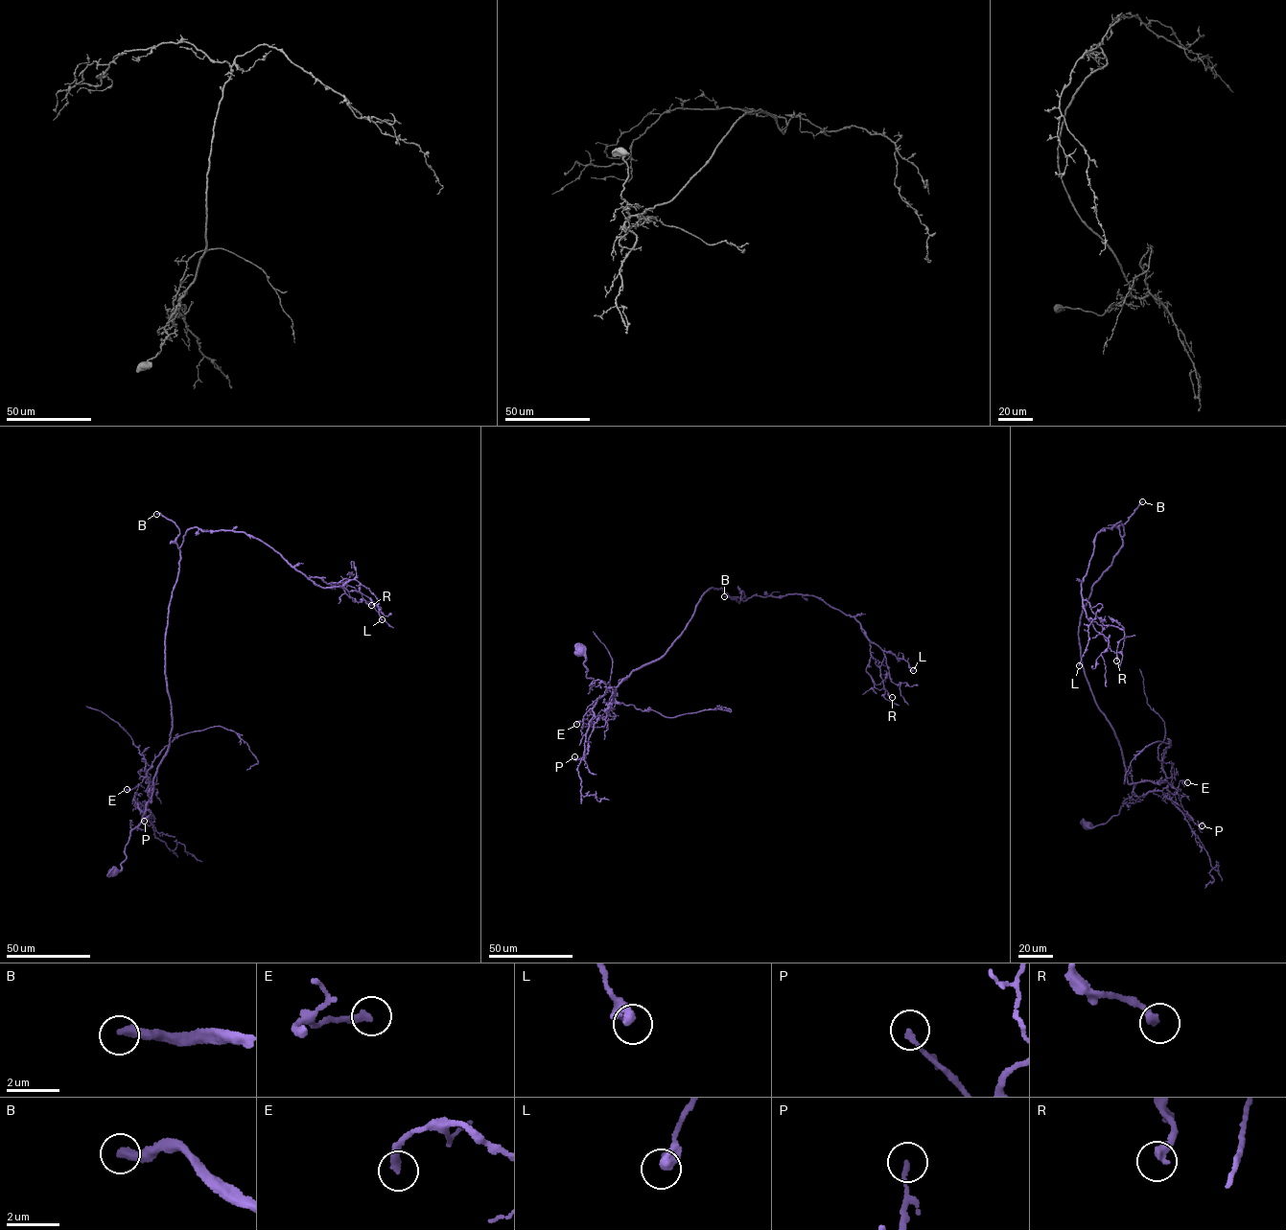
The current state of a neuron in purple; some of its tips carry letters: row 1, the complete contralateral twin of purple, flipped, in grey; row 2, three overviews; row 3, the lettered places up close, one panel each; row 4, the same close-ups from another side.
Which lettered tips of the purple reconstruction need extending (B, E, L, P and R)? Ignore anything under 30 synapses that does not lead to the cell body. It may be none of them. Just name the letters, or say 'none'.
B

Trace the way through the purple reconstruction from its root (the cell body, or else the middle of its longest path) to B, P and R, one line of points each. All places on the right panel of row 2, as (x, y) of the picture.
B: (1087, 825), (1116, 816), (1134, 784), (1086, 676), (1080, 617), (1093, 584), (1121, 547), (1119, 526), (1142, 501)
P: (1087, 825), (1104, 824), (1133, 795), (1160, 791), (1186, 811), (1201, 832), (1202, 825)
R: (1087, 825), (1116, 816), (1134, 784), (1078, 636), (1120, 522), (1095, 535), (1081, 585), (1123, 630), (1116, 661)

